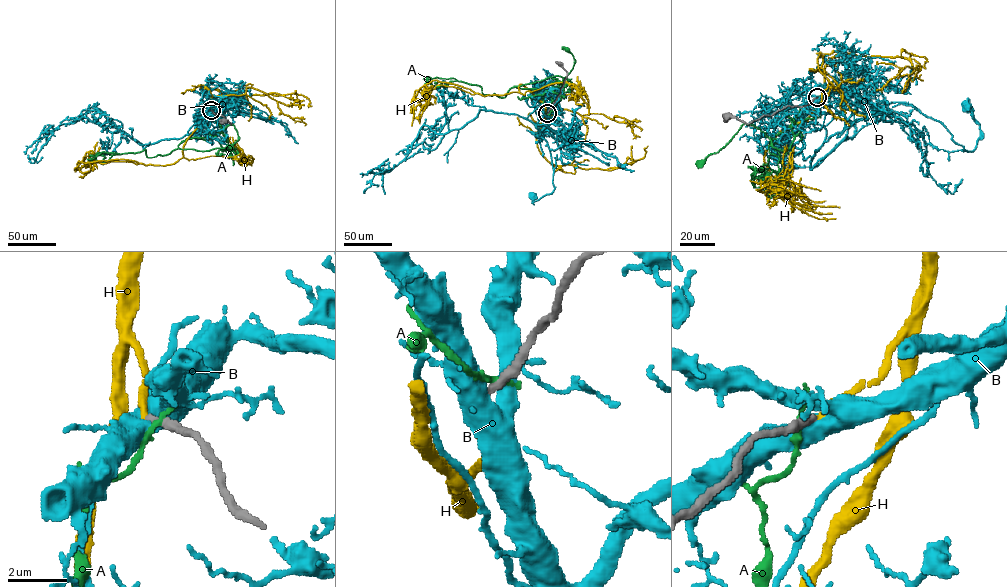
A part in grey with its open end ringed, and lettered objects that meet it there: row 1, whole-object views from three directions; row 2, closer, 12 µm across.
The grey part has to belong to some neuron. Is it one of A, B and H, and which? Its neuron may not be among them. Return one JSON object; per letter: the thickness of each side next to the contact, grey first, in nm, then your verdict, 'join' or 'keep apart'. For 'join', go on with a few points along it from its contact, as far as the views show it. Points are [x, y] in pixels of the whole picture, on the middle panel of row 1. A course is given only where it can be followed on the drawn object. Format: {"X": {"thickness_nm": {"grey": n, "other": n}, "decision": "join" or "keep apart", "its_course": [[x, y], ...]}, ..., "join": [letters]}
{"A": {"thickness_nm": {"grey": 380, "other": 160}, "decision": "keep apart"}, "B": {"thickness_nm": {"grey": 300, "other": 600}, "decision": "keep apart"}, "H": {"thickness_nm": {"grey": 280, "other": 220}, "decision": "join", "its_course": [[547, 113], [545, 106], [523, 84], [519, 92], [485, 96], [434, 80], [412, 99], [412, 126]]}, "join": ["H"]}

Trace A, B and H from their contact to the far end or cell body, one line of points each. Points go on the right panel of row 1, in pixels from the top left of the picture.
A: (817, 97), (820, 116), (806, 118), (785, 150), (774, 147), (765, 133), (743, 124), (701, 163)
B: (817, 97), (851, 89), (864, 111), (908, 102), (940, 121), (955, 143), (972, 151), (979, 124), (966, 107)
H: (818, 97), (765, 152), (786, 197), (756, 190), (775, 181), (791, 201), (840, 207)

